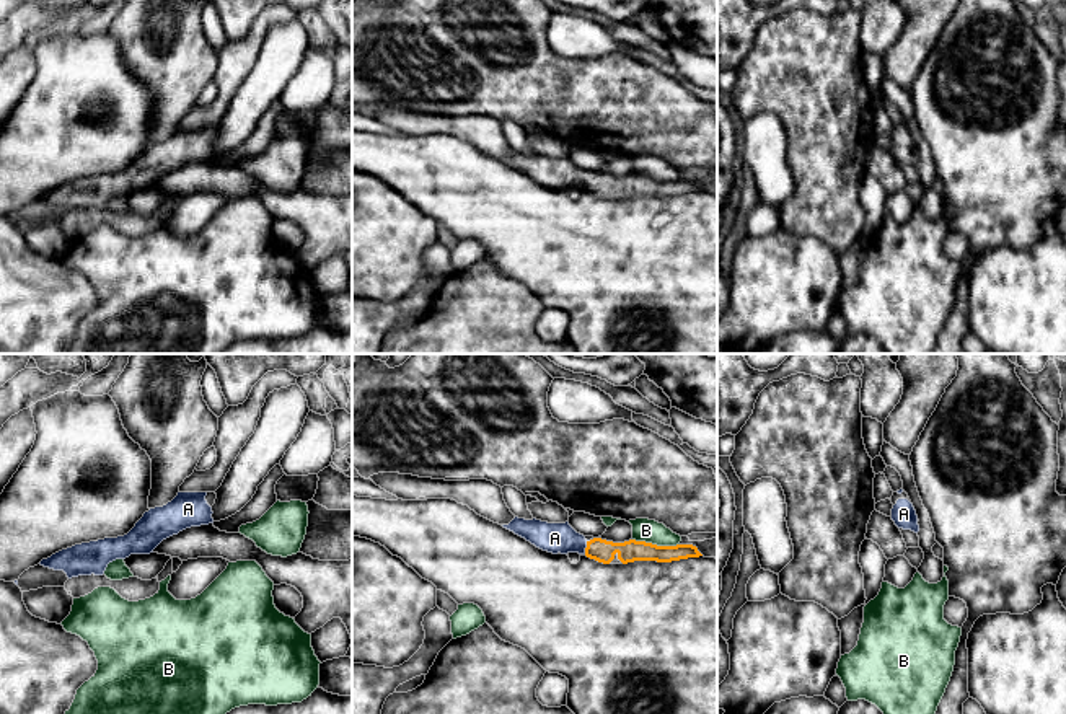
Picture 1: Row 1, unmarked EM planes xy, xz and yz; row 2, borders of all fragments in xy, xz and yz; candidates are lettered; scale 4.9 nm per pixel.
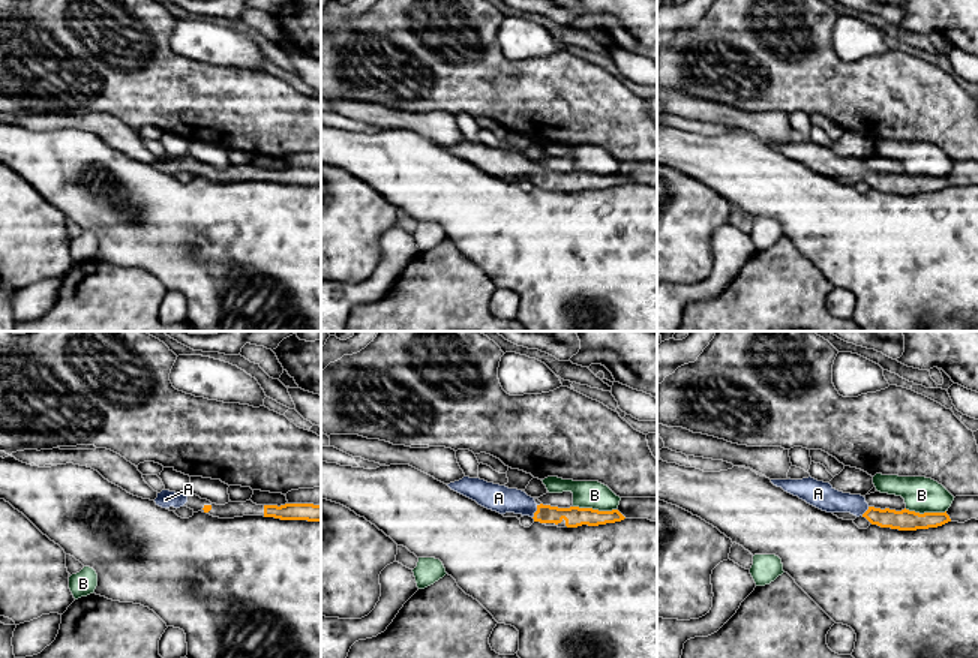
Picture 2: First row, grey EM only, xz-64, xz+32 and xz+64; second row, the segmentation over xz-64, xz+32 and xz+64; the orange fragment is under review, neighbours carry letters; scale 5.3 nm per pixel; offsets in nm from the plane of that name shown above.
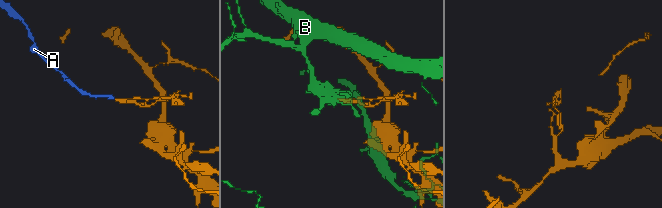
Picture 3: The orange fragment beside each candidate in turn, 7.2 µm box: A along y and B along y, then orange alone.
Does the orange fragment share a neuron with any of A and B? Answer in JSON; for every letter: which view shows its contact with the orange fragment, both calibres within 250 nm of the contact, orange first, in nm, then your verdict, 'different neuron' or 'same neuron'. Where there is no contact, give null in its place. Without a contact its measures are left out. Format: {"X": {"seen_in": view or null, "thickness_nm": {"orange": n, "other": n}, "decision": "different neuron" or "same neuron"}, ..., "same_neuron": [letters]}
{"A": {"seen_in": "xz", "thickness_nm": {"orange": 110, "other": 150}, "decision": "same neuron"}, "B": {"seen_in": "xz", "thickness_nm": {"orange": 110, "other": 110}, "decision": "different neuron"}, "same_neuron": ["A"]}

